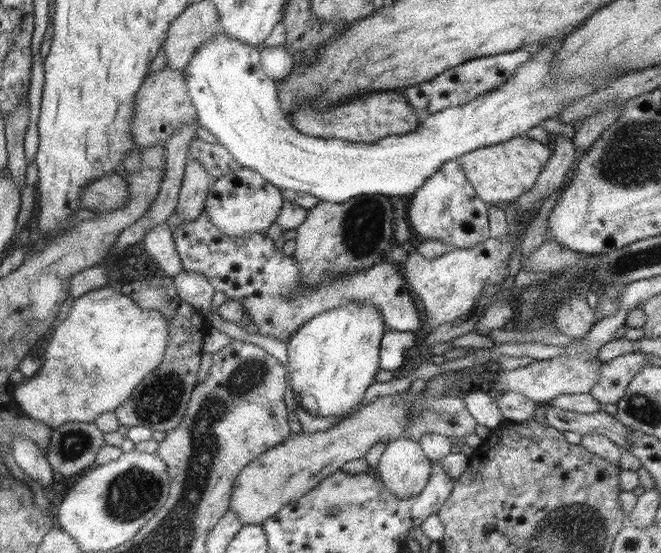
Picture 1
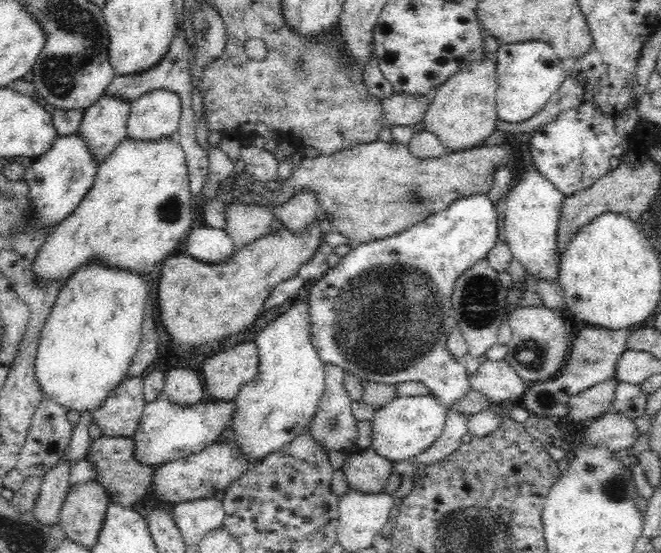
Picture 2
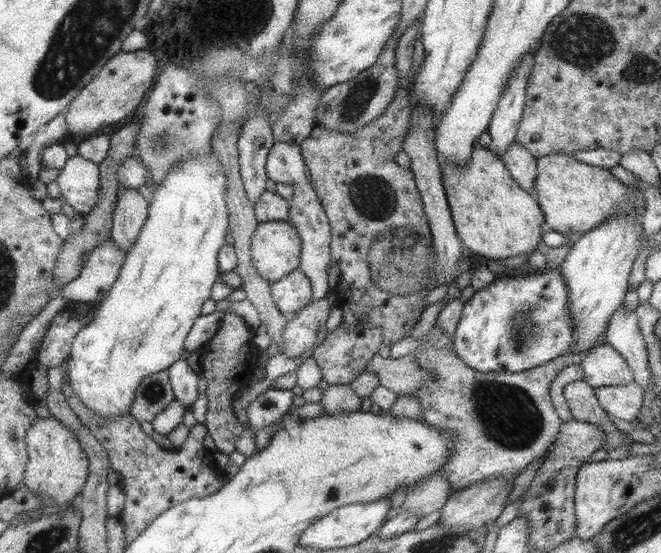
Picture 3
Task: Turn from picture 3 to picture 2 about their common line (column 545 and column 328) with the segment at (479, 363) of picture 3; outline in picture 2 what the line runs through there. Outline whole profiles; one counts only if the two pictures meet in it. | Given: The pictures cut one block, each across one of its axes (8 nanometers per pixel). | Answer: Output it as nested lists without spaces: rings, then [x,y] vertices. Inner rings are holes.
[[[472,194],[472,196],[466,196],[452,202],[452,205],[442,210],[436,216],[427,217],[423,222],[415,224],[398,234],[380,238],[380,240],[372,240],[372,242],[354,244],[352,250],[347,255],[341,257],[339,263],[334,268],[330,268],[320,281],[313,283],[307,296],[308,309],[310,309],[312,343],[316,346],[320,359],[324,361],[324,364],[334,363],[342,367],[345,372],[356,376],[361,381],[369,380],[380,384],[393,385],[399,382],[424,382],[440,404],[444,405],[447,409],[452,408],[458,400],[462,400],[472,390],[472,387],[470,387],[469,374],[466,372],[466,369],[459,361],[450,357],[446,350],[448,335],[452,327],[456,326],[457,323],[451,307],[451,294],[458,276],[462,272],[466,272],[470,266],[474,266],[473,264],[476,264],[480,259],[486,258],[487,254],[490,254],[490,250],[496,246],[496,243],[499,241],[499,222],[500,216],[498,216],[497,206],[490,199],[489,194]]]

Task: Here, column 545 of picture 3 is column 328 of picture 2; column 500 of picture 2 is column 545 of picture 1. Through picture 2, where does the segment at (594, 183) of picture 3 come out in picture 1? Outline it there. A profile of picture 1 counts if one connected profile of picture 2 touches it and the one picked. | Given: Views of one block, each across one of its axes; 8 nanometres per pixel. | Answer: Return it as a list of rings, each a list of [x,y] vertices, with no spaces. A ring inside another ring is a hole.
[[[517,136],[485,149],[472,151],[457,157],[455,162],[469,185],[477,193],[477,197],[489,205],[515,201],[524,192],[533,187],[534,182],[551,156],[551,150],[528,137]]]

